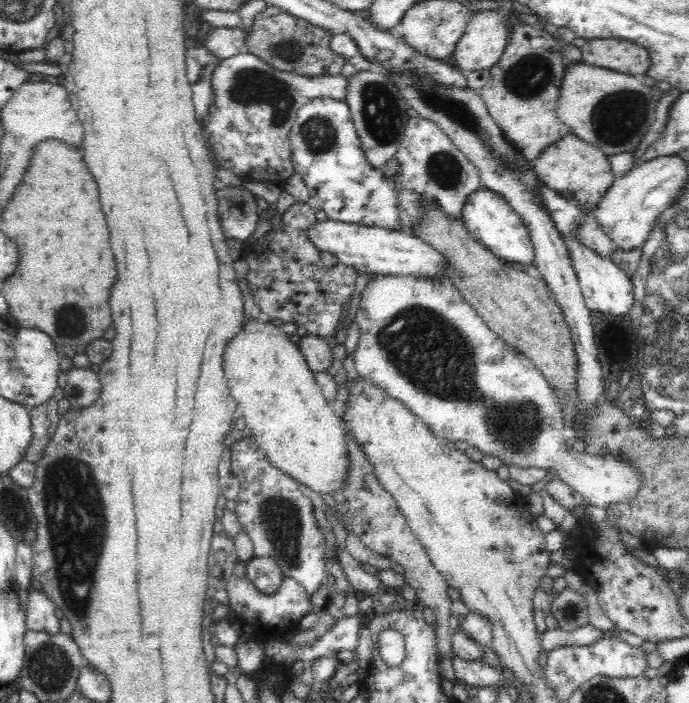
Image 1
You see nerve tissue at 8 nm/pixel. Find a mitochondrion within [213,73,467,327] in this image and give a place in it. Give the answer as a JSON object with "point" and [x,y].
{"point":[380,110]}

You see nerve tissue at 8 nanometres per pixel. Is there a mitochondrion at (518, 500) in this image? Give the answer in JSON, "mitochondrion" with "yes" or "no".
{"mitochondrion":"no"}

